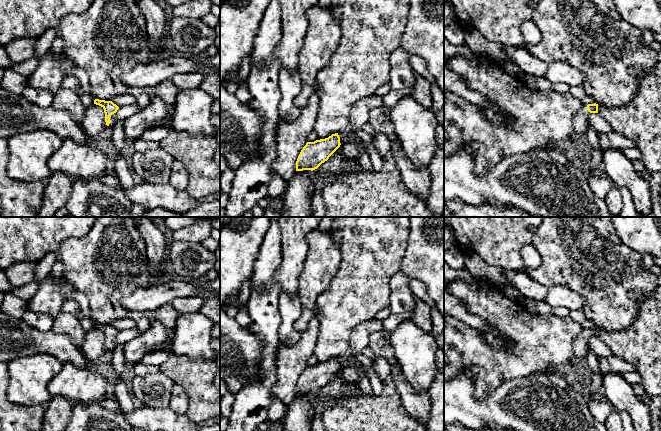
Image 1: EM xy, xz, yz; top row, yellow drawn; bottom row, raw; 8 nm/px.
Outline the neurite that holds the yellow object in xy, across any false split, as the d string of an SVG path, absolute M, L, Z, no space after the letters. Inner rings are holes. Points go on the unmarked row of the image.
M95 323L94 328L99 329L104 333L106 349L110 352L113 352L115 348L114 339L119 333L119 331L112 325L105 325L99 323Z

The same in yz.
M583 327L574 341L574 356L570 363L586 357L587 349L590 347L589 339L591 337L598 337L598 328L594 327L587 329Z

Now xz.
M348 348L346 352L328 362L307 366L297 382L296 395L317 393L340 371L340 361L350 356L351 350Z

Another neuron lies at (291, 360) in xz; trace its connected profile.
M317 309L314 316L311 318L307 325L307 329L300 333L299 340L292 345L281 344L276 353L276 381L272 387L272 399L281 400L287 407L296 396L297 382L307 367L308 359L315 350L317 337L319 334L319 319Z

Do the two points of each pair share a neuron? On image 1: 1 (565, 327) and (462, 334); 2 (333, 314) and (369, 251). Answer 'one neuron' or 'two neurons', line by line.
1: one neuron
2: one neuron

